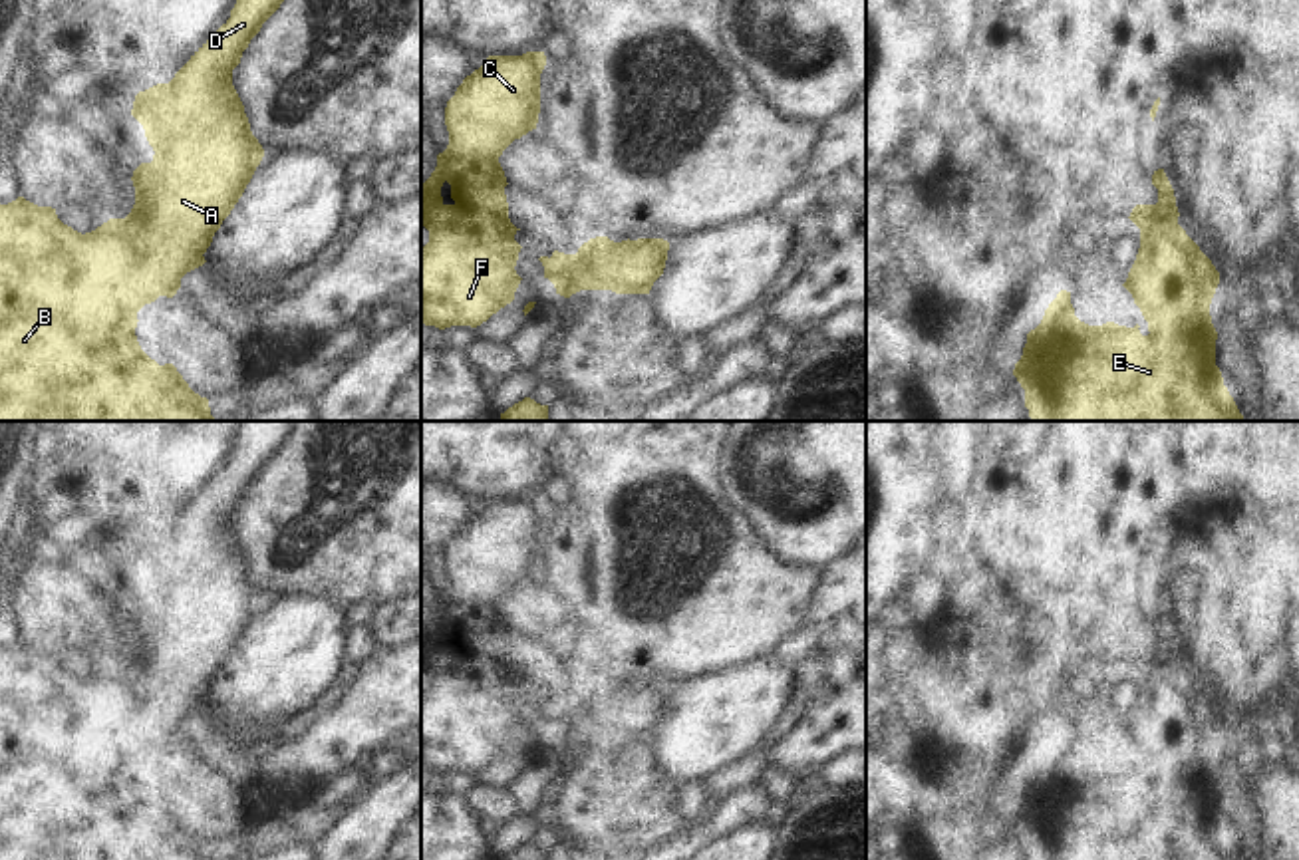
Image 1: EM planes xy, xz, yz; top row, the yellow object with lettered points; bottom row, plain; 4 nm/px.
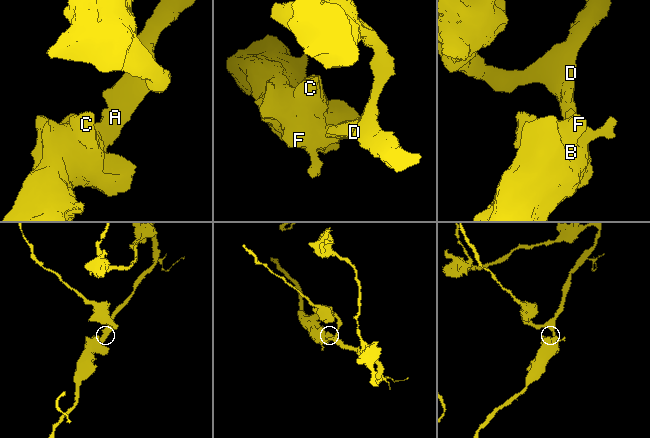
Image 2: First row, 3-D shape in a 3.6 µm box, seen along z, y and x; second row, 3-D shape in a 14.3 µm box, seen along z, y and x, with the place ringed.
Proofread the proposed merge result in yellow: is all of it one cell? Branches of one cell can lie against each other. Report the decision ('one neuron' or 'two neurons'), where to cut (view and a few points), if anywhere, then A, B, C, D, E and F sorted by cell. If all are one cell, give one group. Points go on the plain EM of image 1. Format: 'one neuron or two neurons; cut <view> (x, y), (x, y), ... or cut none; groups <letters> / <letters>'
one neuron; cut none; groups A B C D E F

